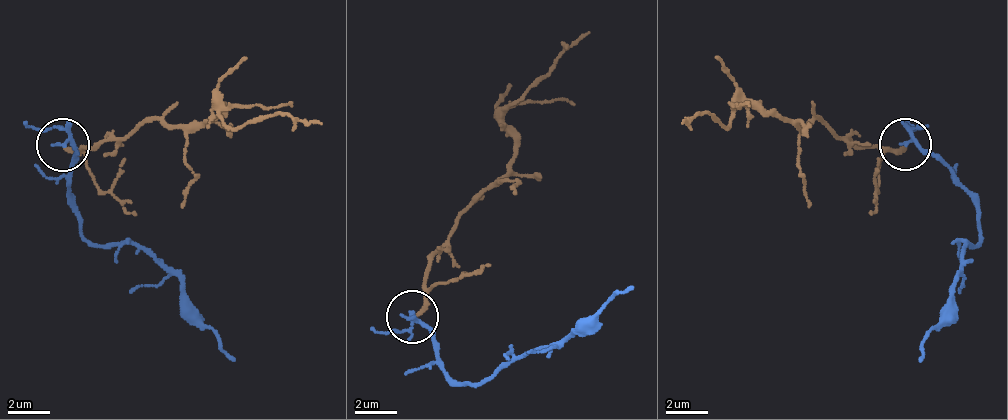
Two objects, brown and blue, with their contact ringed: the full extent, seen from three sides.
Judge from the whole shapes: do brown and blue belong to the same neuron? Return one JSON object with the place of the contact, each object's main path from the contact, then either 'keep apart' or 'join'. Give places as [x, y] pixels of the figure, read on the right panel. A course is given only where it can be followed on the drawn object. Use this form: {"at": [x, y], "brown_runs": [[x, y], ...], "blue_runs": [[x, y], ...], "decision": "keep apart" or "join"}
{"at": [905, 144], "brown_runs": [[906, 145], [855, 145], [837, 140], [822, 120], [796, 125], [737, 110], [730, 126], [710, 111], [680, 121]], "blue_runs": [[906, 145], [937, 156], [975, 203], [979, 239], [963, 256], [922, 361]], "decision": "keep apart"}

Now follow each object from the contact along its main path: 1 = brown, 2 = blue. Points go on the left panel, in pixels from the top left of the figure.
1: (61, 146), (74, 151), (123, 141), (149, 121), (194, 126), (216, 111), (229, 127), (272, 111), (324, 122)
2: (61, 146), (74, 156), (74, 203), (89, 239), (148, 255), (235, 360)

